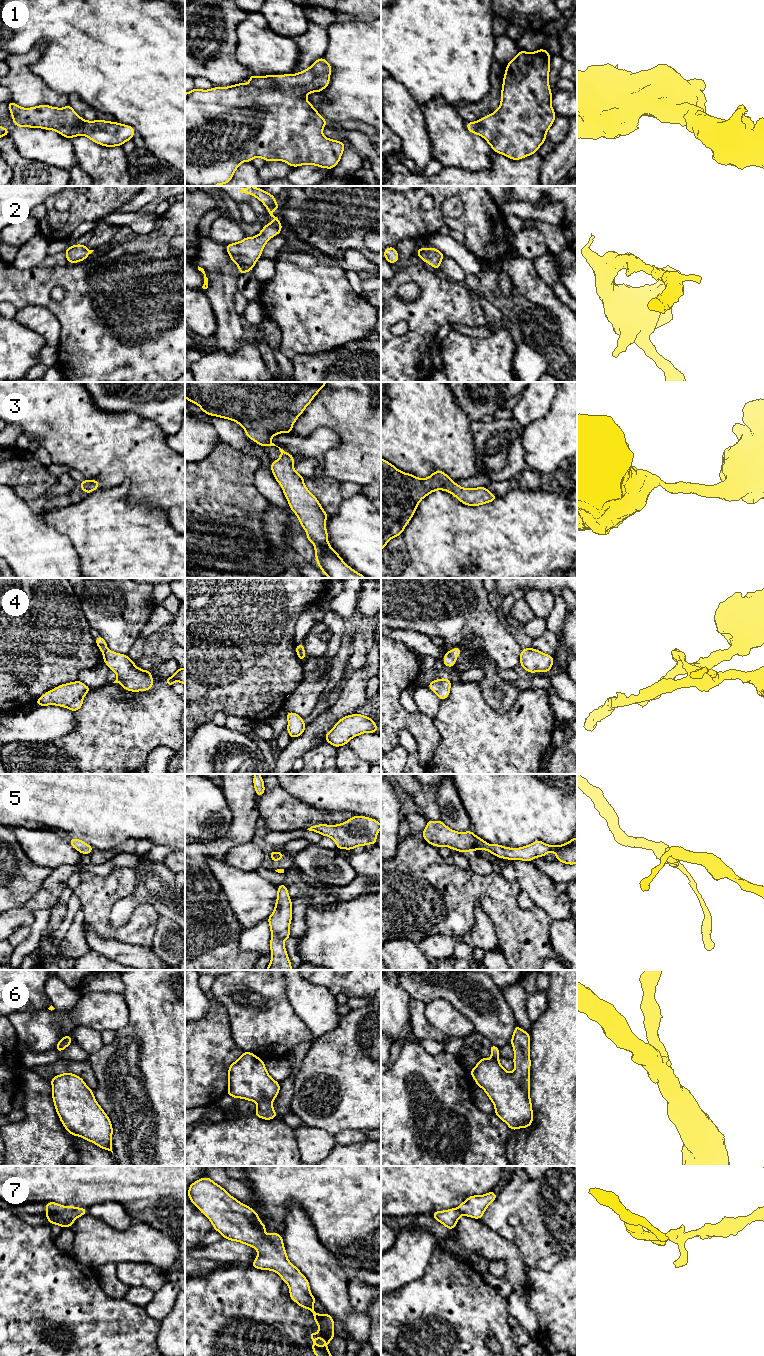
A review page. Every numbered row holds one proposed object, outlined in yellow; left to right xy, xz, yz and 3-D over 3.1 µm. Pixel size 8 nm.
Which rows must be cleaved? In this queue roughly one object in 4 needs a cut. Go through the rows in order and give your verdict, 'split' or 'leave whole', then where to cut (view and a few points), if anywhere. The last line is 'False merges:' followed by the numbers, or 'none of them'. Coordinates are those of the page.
1: leave whole | no cut
2: leave whole | no cut
3: leave whole | no cut
4: leave whole | no cut
5: leave whole | no cut
6: leave whole | no cut
7: leave whole | no cut
False merges: none of them

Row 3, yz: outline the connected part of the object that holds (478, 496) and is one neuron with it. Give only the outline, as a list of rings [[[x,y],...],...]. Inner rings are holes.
[[[381,458],[381,551],[392,538],[402,535],[408,522],[415,514],[420,501],[437,490],[451,493],[467,506],[484,505],[498,498],[486,487],[462,488],[441,470],[435,471],[426,479],[421,479],[400,471]]]

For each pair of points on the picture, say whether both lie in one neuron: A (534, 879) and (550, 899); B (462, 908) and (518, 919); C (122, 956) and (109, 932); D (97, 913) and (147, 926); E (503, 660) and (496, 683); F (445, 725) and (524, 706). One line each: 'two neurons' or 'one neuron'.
A: one neuron
B: one neuron
C: two neurons
D: one neuron
E: two neurons
F: one neuron

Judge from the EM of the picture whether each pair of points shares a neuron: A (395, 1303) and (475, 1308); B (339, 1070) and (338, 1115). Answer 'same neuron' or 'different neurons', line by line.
A: same neuron
B: same neuron

